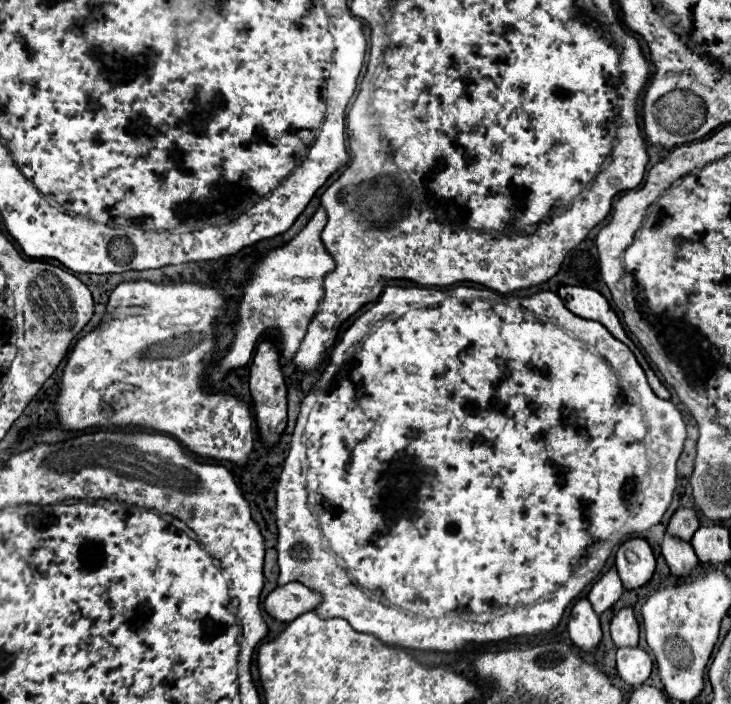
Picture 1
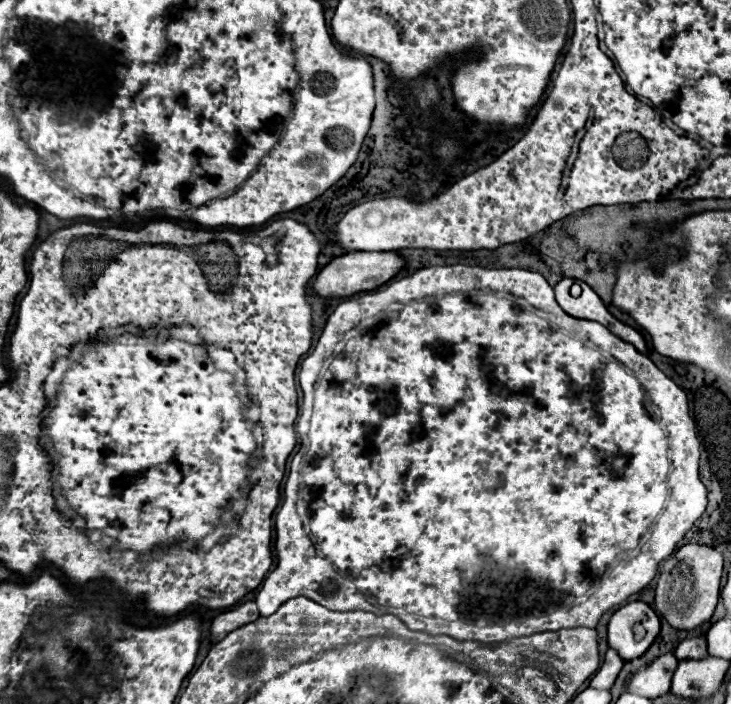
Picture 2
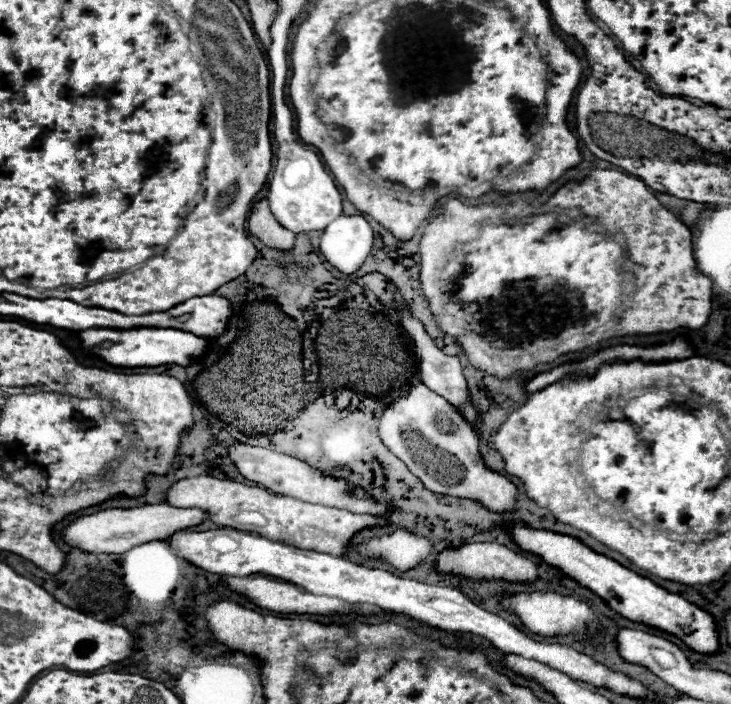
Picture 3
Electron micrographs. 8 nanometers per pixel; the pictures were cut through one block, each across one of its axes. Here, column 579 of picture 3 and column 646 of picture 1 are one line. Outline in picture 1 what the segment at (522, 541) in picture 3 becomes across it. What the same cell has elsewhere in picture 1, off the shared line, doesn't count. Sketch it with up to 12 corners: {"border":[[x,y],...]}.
{"border":[[646,540],[620,546],[616,570],[626,590],[648,584],[656,560]]}

